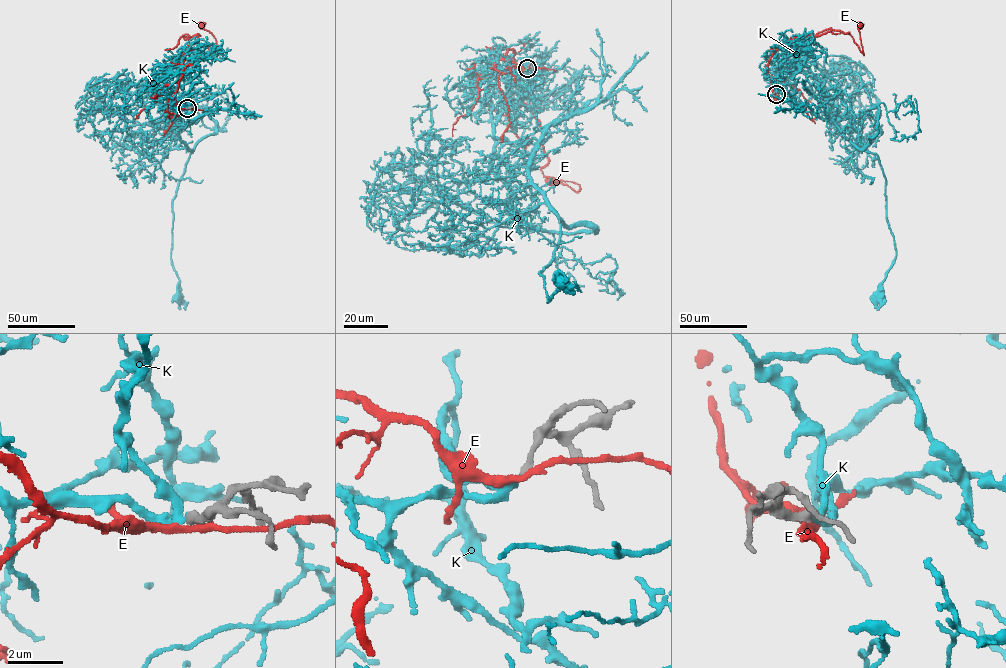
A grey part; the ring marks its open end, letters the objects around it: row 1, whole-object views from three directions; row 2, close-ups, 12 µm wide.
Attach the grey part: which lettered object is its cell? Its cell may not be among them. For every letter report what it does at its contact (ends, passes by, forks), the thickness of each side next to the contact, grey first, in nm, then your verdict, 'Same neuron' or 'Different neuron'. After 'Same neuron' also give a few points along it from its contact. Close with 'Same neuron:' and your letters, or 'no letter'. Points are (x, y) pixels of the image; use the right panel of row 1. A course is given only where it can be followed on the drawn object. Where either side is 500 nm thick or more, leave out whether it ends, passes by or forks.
E: It passes by. Thickness 300 nm (grey) against 200 nm. Different neuron
K: It passes by. Thickness 280 nm (grey) against 190 nm. Same neuron. Its course: (777, 94), (777, 67), (805, 59), (861, 117), (853, 144), (878, 158), (895, 250), (878, 296)
Same neuron: K

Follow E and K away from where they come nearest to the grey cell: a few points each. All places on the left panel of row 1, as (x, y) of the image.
E: (187, 109), (174, 97), (183, 52), (197, 33), (195, 41), (213, 52), (215, 48), (214, 36), (201, 25)
K: (187, 108), (156, 80), (165, 73), (155, 101), (175, 121), (176, 147), (192, 152), (172, 201), (178, 297)

